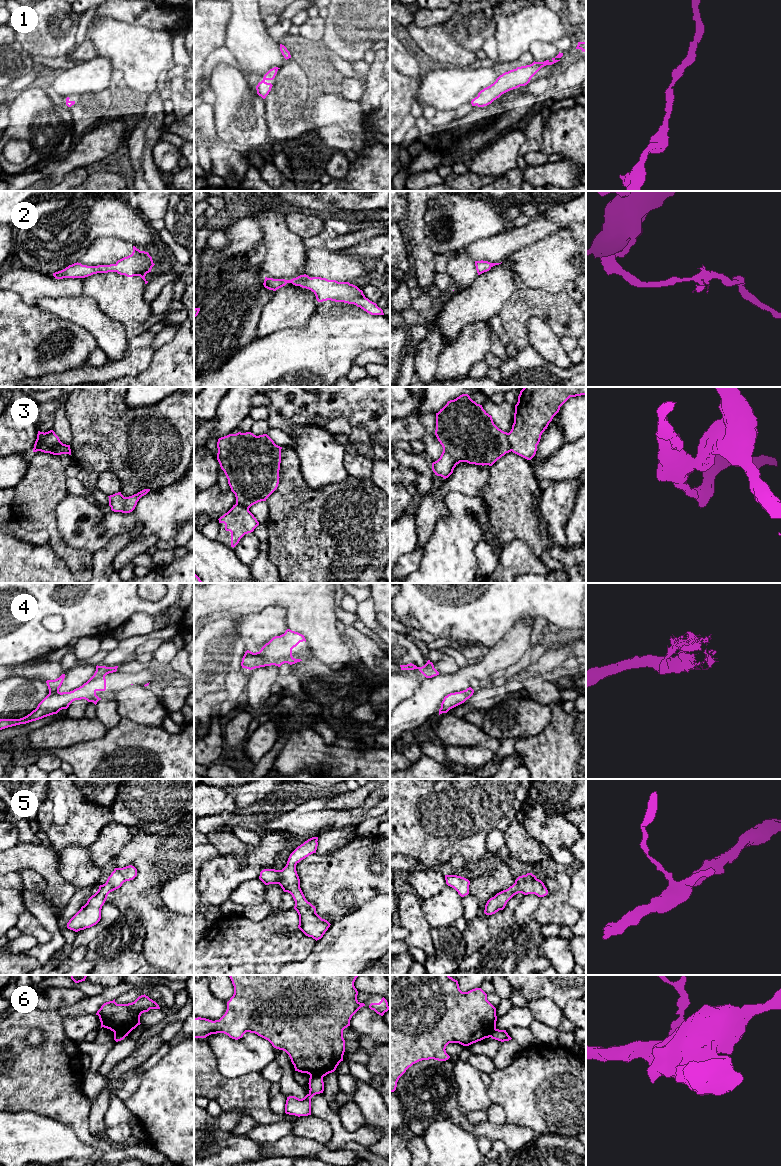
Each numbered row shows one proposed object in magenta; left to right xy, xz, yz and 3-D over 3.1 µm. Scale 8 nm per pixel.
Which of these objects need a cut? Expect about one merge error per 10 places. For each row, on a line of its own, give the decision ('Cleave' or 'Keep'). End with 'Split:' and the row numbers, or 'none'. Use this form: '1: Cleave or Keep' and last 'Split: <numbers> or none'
1: Keep
2: Keep
3: Cleave
4: Keep
5: Keep
6: Cleave
Split: 3, 6

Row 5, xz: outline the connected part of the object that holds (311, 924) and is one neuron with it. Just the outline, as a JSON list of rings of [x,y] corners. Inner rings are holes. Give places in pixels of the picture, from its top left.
[[[312,837],[298,846],[289,856],[286,866],[282,870],[264,869],[260,872],[259,879],[265,884],[279,884],[284,892],[292,895],[294,909],[299,915],[298,928],[308,937],[316,941],[321,939],[330,927],[330,923],[322,919],[316,908],[308,902],[300,888],[300,879],[296,865],[309,855],[316,853],[318,837]]]

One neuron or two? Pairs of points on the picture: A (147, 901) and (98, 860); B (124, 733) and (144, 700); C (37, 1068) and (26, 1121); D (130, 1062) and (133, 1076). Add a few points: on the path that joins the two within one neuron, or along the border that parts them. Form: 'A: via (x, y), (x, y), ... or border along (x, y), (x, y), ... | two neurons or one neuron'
A: border along (127, 843), (112, 861) | two neurons
B: border along (121, 717), (155, 726) | two neurons
C: border along (10, 1111), (31, 1111), (50, 1119) | two neurons
D: border along (138, 1065), (128, 1069), (119, 1078) | two neurons

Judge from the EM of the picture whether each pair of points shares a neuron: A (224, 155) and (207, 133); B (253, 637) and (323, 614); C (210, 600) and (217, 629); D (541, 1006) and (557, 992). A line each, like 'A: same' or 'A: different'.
A: same
B: different
C: different
D: different

